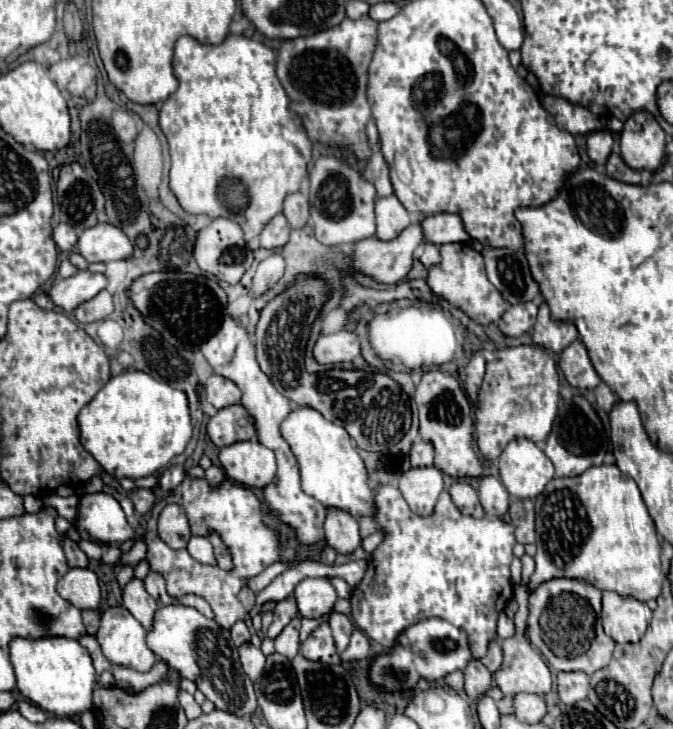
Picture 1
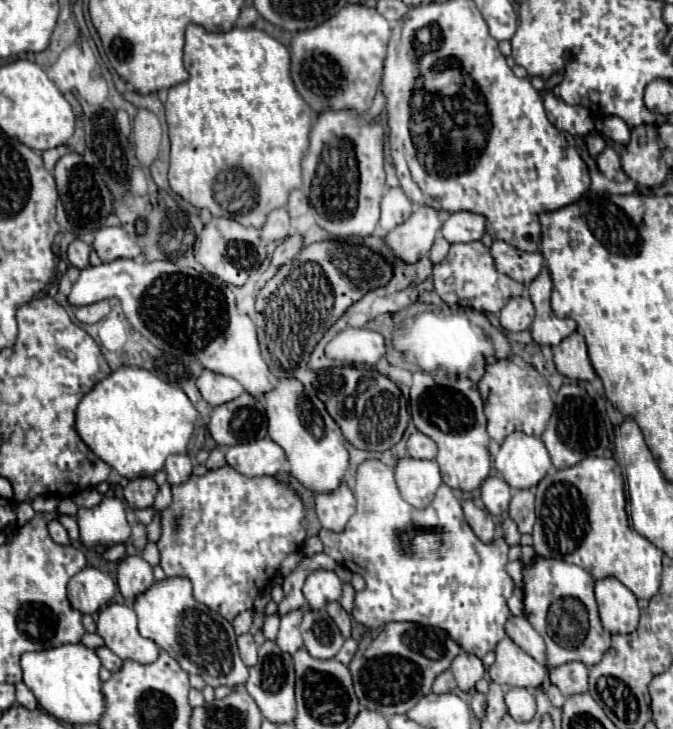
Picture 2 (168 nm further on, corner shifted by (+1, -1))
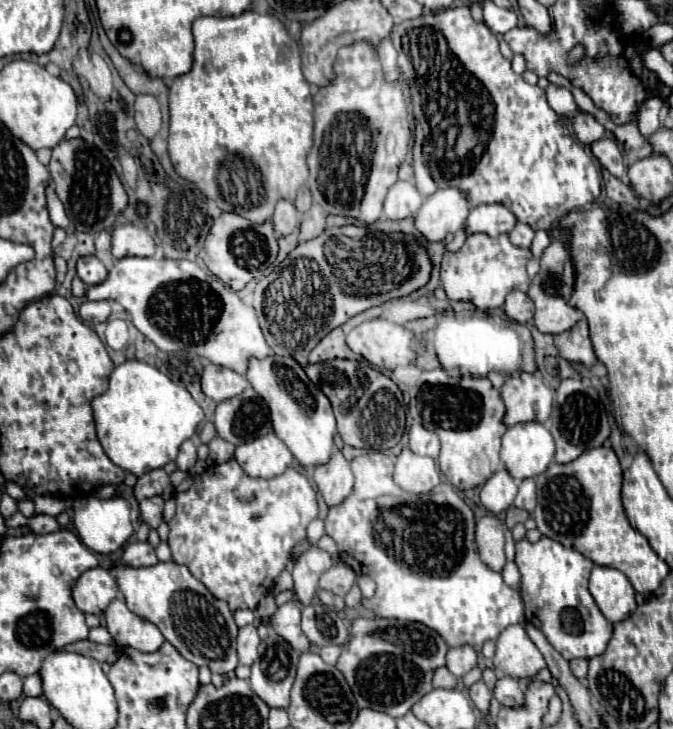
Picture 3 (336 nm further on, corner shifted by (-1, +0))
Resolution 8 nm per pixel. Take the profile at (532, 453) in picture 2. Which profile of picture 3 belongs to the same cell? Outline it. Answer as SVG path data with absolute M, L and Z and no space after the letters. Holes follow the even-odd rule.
M539 422L507 428L501 444L501 462L515 480L525 480L547 470L555 454L549 430Z

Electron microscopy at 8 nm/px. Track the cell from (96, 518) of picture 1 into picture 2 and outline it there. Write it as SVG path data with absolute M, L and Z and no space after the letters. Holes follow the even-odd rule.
M105 497L97 507L77 511L79 539L81 543L95 551L95 545L111 547L125 543L131 535L131 527L125 519L125 505L117 497Z

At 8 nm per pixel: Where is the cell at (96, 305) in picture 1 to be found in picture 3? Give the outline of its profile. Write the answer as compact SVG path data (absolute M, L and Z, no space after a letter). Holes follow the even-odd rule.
M101 300L101 302L83 302L81 304L81 310L79 310L79 316L89 322L89 324L99 324L99 322L105 322L111 314L111 306L107 300Z

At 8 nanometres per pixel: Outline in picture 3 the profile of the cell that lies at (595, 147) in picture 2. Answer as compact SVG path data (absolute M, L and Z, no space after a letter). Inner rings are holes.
M581 112L581 114L577 114L577 116L573 118L573 128L575 128L577 138L579 138L583 144L593 144L593 142L601 140L603 134L605 134L603 126L601 126L591 114L587 114L587 112Z

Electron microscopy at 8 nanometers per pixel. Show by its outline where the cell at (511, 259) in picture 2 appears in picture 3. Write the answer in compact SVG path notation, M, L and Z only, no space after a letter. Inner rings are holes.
M543 230L535 232L535 238L533 238L533 256L539 258L543 254L543 250L549 246L549 242L551 242L551 238L547 236L547 232L543 232Z

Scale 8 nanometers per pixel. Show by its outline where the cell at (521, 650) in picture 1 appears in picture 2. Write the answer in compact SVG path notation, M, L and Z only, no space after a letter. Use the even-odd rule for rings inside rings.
M511 637L501 639L495 647L495 663L489 667L489 675L499 685L509 687L541 687L549 677L545 665L537 663L529 653L515 645Z

